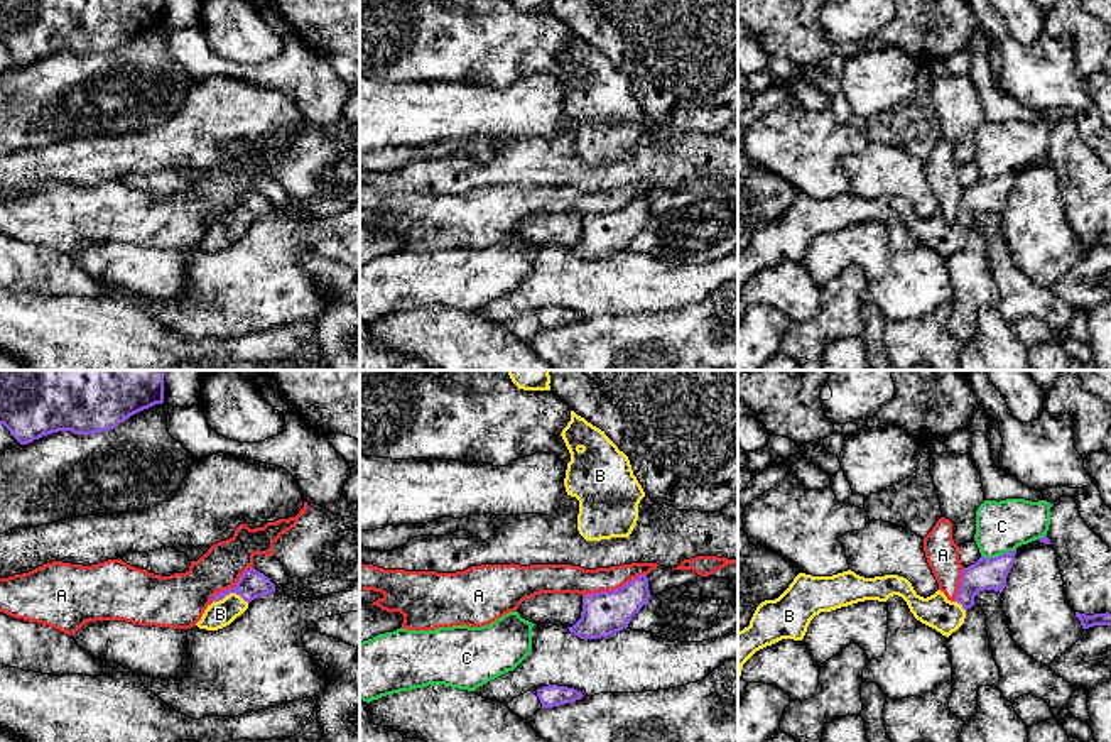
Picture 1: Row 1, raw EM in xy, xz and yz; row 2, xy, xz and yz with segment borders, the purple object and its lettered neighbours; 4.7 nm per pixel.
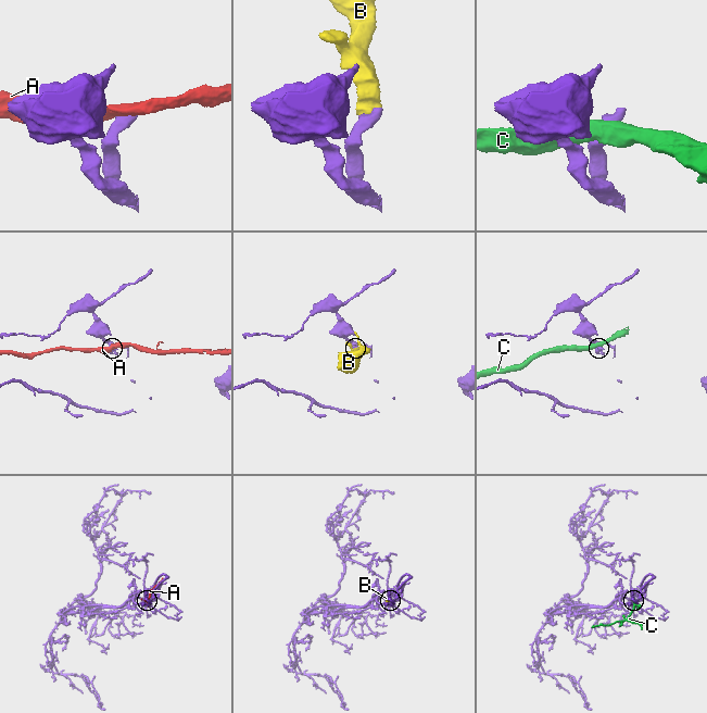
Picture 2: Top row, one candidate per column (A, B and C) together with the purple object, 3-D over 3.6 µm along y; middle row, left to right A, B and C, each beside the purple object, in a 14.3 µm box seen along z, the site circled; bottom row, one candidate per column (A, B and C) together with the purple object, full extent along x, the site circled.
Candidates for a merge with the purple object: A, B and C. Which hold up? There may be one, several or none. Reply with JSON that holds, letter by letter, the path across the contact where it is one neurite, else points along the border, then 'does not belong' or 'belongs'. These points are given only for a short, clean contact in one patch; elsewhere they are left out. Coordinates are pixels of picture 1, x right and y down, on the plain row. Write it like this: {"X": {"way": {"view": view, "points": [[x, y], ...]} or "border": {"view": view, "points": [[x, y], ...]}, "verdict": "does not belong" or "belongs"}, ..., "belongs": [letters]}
{"A": {"border": {"view": "xz", "points": [[645, 195], [612, 212], [588, 213], [583, 218]]}, "verdict": "does not belong"}, "B": {"way": {"view": "xy", "points": [[252, 205], [243, 213], [230, 213], [230, 223], [220, 235]]}, "verdict": "belongs"}, "C": {"border": {"view": "yz", "points": [[1015, 169], [995, 178], [981, 178]]}, "verdict": "does not belong"}, "belongs": ["B"]}

